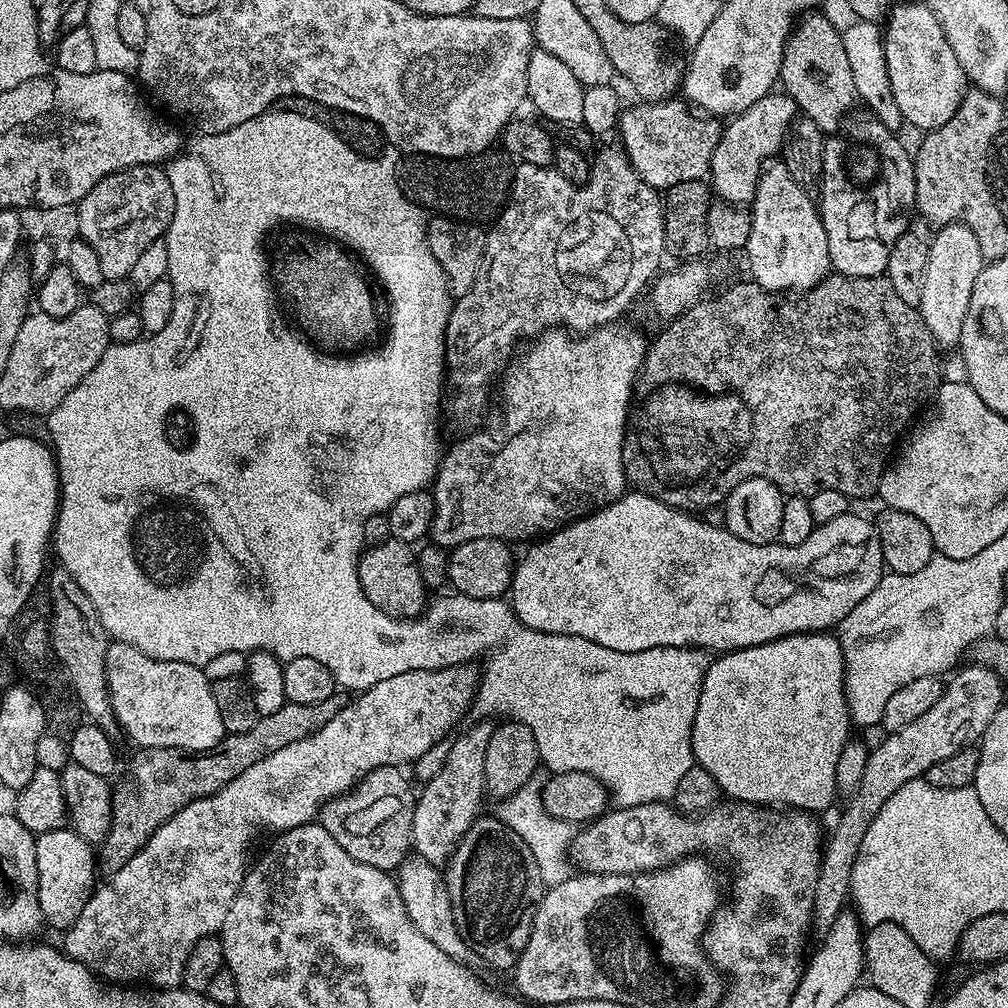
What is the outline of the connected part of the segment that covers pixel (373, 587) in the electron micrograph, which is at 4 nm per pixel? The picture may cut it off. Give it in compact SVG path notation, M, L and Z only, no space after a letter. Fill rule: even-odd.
M391 538L373 543L361 551L360 565L356 569L360 579L360 591L374 608L382 610L387 616L398 616L401 618L415 618L424 611L426 607L426 599L424 600L426 587L422 574L419 573L417 553L414 551L413 545Z

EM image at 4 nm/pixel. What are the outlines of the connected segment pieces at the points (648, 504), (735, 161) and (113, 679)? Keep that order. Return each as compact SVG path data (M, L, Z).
M632 490L614 503L590 513L589 516L583 516L581 520L575 520L565 528L559 528L557 532L537 539L531 545L533 548L521 560L519 557L512 574L510 589L512 611L526 628L549 632L555 636L586 638L590 642L598 642L598 646L606 646L606 650L619 652L641 652L651 648L698 648L723 654L736 652L739 648L762 646L783 636L793 636L796 632L832 630L841 624L850 614L850 610L854 610L854 606L858 606L858 602L862 602L862 598L866 598L866 594L870 594L870 590L874 590L874 586L878 586L878 582L886 574L882 546L878 542L875 523L864 516L852 515L845 514L834 518L834 522L818 524L810 534L810 538L802 542L802 546L786 546L779 542L755 544L742 542L742 538L730 534L727 528L719 523L707 524L706 521L700 520L704 518L697 518L678 508L666 506L658 502L658 498L648 496L645 492Z
M773 90L768 95L758 98L754 106L746 106L746 110L731 117L723 125L720 141L718 146L714 146L714 156L710 158L708 167L711 191L723 203L751 205L762 169L771 161L768 159L775 152L777 155L783 149L784 141L788 139L788 129L792 127L797 116L796 103L783 91Z
M117 640L112 642L106 654L106 678L108 697L117 725L141 748L181 748L187 752L201 752L218 746L224 735L222 714L218 714L218 702L214 702L212 681L206 678L199 664L187 664L181 658L178 662L166 662L162 658L150 658L134 646Z

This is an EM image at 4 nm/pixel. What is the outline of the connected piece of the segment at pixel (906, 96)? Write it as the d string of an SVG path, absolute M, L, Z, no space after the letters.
M897 2L888 12L886 22L888 25L885 23L882 28L884 54L890 90L894 92L894 102L898 102L898 110L902 110L905 125L913 124L914 127L921 128L921 133L924 134L933 132L938 126L943 126L946 122L950 122L950 118L954 118L964 93L969 87L968 79L964 76L962 66L958 66L958 57L954 55L950 42L946 42L946 34L938 18L934 18L932 11L922 2L916 2L916 4Z

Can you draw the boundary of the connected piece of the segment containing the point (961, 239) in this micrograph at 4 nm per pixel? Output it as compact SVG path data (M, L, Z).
M945 224L935 229L936 237L928 240L926 278L922 278L920 316L926 322L926 330L936 339L941 349L955 349L960 342L962 322L966 322L966 310L970 306L970 294L974 294L974 282L984 269L985 258L978 238L965 224Z

